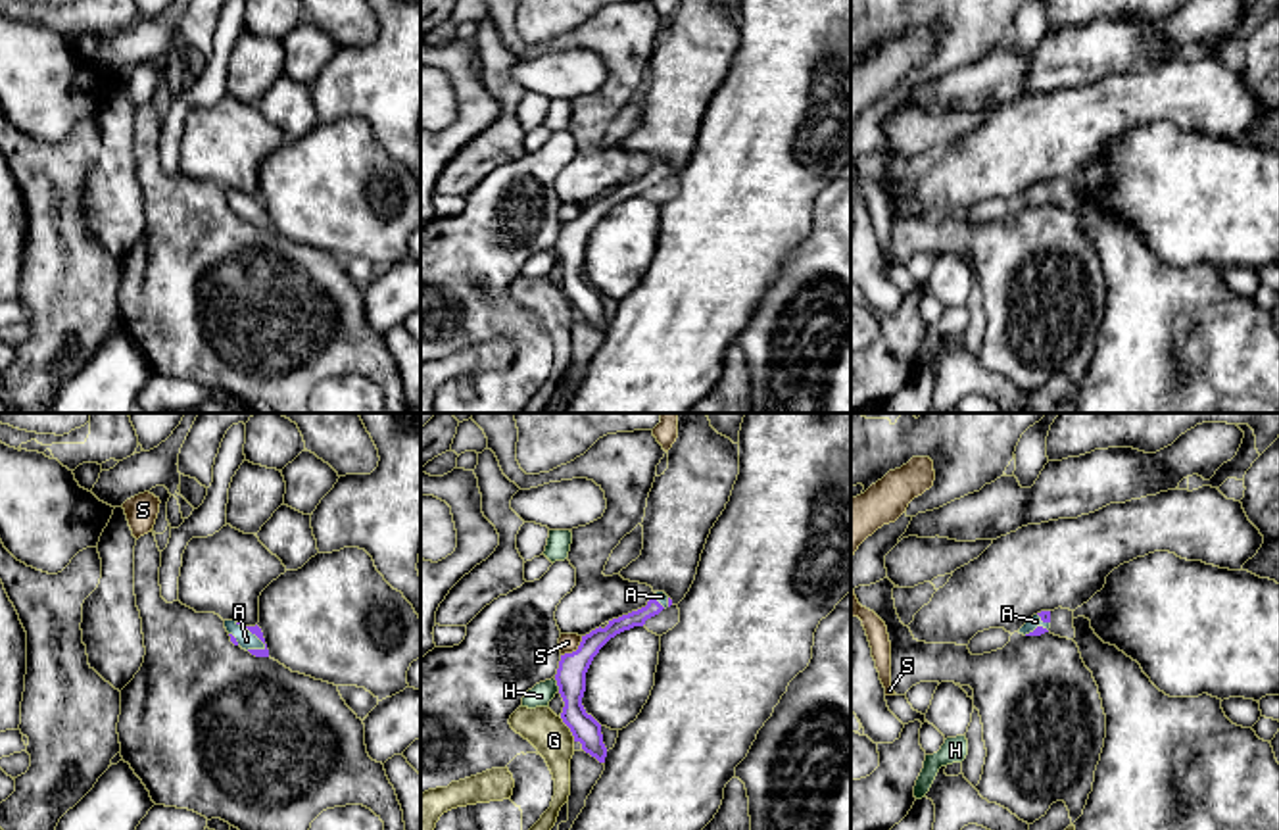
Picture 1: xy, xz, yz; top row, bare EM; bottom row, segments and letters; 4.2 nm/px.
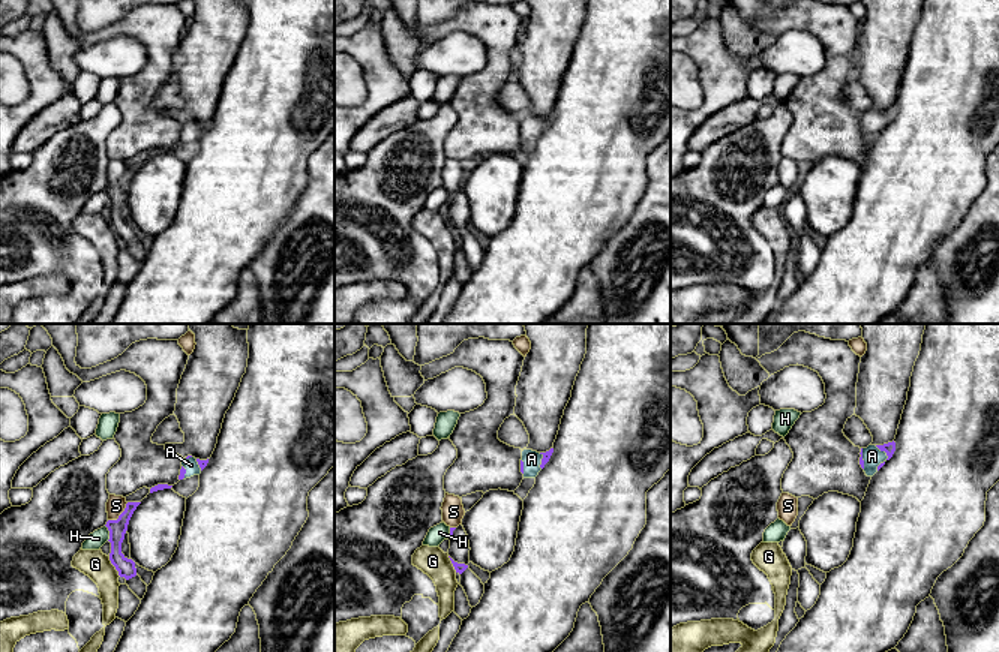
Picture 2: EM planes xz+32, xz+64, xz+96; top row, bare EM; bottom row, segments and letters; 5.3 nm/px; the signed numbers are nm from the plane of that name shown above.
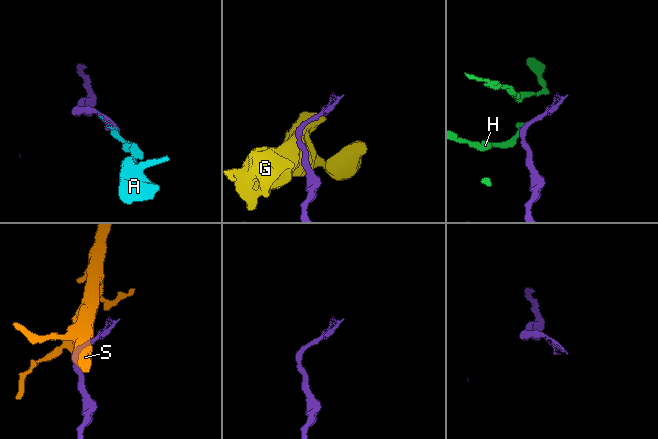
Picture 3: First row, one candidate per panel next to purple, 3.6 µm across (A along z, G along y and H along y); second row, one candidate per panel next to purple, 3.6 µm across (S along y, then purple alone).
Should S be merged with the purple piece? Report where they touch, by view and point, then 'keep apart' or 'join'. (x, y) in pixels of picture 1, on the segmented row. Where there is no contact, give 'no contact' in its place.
contact xz (577, 650); keep apart

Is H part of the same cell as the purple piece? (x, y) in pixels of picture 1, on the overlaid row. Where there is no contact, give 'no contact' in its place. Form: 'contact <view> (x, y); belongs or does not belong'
contact xz (557, 684); does not belong

